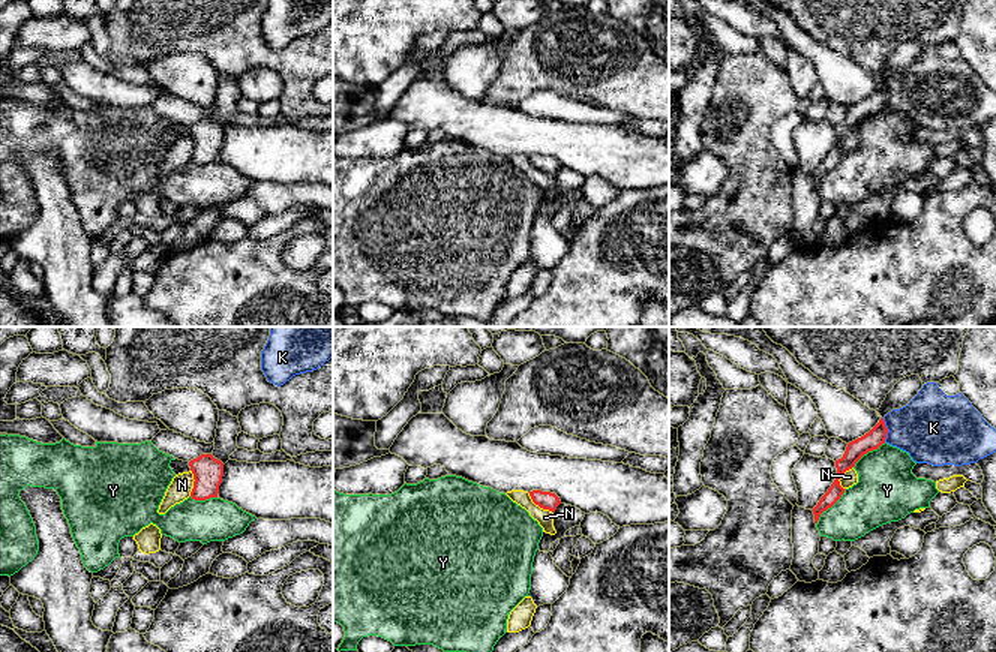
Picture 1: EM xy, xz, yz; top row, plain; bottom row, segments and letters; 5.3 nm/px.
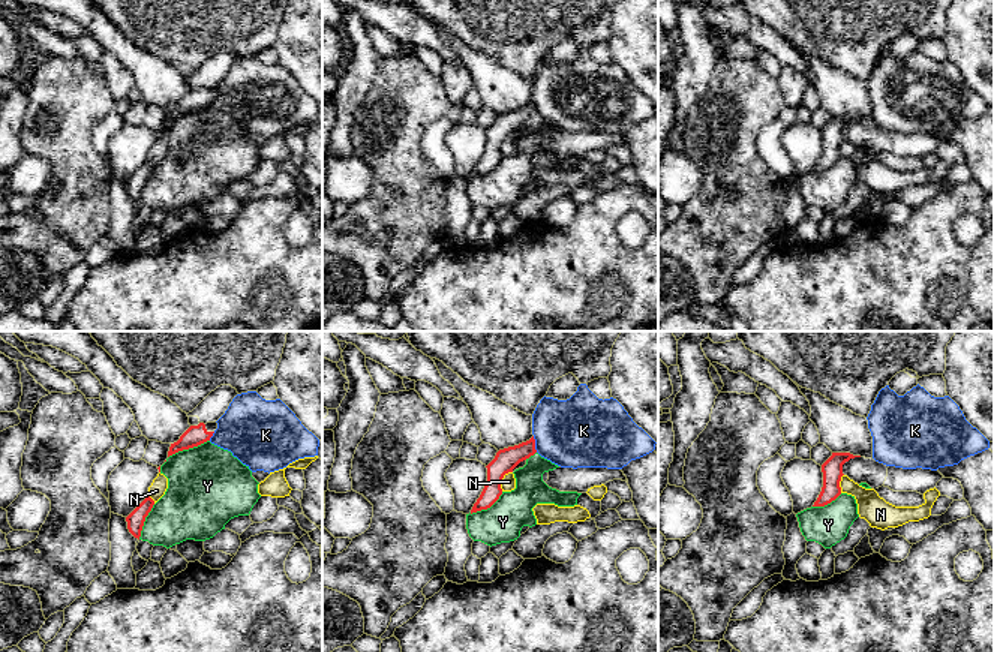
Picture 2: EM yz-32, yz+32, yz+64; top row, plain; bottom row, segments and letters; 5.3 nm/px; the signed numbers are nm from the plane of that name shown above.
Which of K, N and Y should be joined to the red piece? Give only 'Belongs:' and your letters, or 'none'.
Belongs: none

